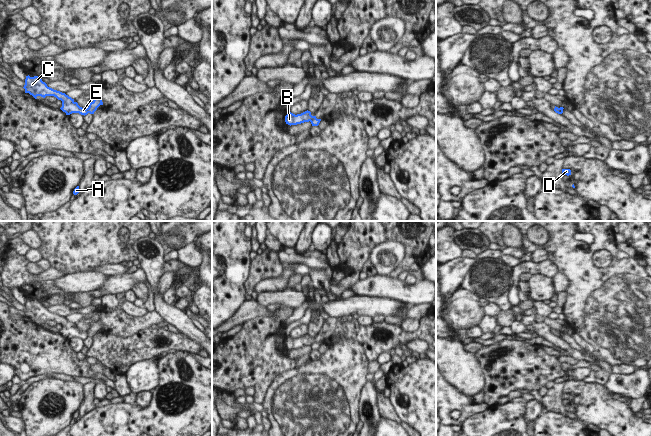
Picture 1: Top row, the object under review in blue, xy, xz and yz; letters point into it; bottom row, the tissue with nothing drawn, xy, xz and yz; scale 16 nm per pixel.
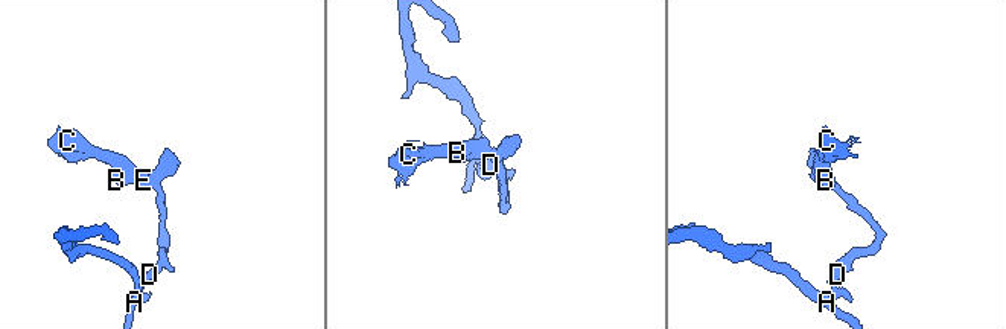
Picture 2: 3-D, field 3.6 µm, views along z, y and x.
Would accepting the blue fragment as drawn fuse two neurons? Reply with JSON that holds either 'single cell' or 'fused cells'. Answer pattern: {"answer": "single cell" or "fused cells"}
{"answer": "fused cells"}

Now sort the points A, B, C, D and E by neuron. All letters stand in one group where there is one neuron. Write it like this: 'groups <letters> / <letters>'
groups A D / B C E

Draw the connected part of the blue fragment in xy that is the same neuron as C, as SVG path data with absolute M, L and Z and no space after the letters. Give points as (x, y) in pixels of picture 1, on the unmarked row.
M26 300L25 309L23 312L25 313L25 317L29 317L35 323L37 323L37 320L41 320L43 322L45 322L46 320L54 320L58 324L61 324L62 331L60 333L65 336L66 339L70 339L72 337L79 337L85 340L88 338L88 332L85 333L80 331L78 327L74 325L74 323L72 323L65 317L48 311L47 308L43 306L42 303L38 300Z

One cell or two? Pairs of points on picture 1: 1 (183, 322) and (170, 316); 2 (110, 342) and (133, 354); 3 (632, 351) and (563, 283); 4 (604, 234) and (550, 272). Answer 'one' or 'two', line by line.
1: one
2: one
3: two
4: two

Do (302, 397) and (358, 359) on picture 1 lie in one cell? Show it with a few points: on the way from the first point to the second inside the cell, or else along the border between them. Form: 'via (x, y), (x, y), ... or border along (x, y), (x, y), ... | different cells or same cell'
via (316, 391), (332, 381), (344, 369) | same cell

